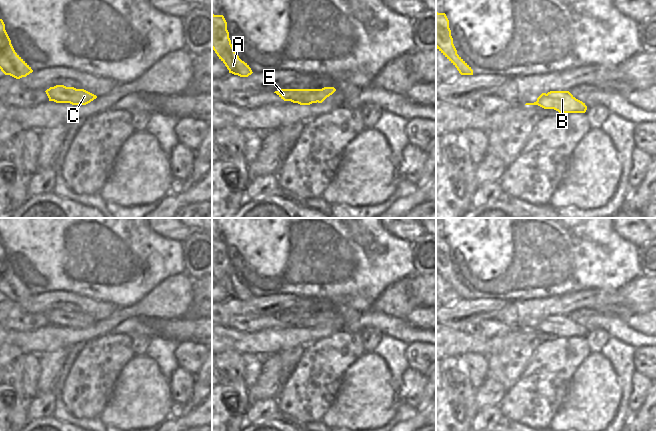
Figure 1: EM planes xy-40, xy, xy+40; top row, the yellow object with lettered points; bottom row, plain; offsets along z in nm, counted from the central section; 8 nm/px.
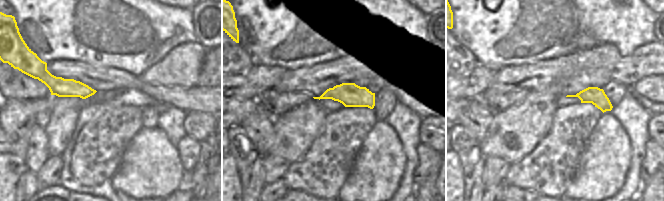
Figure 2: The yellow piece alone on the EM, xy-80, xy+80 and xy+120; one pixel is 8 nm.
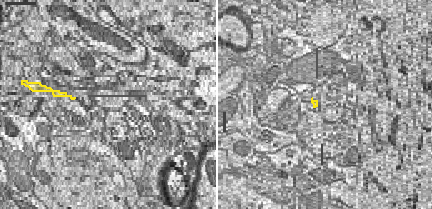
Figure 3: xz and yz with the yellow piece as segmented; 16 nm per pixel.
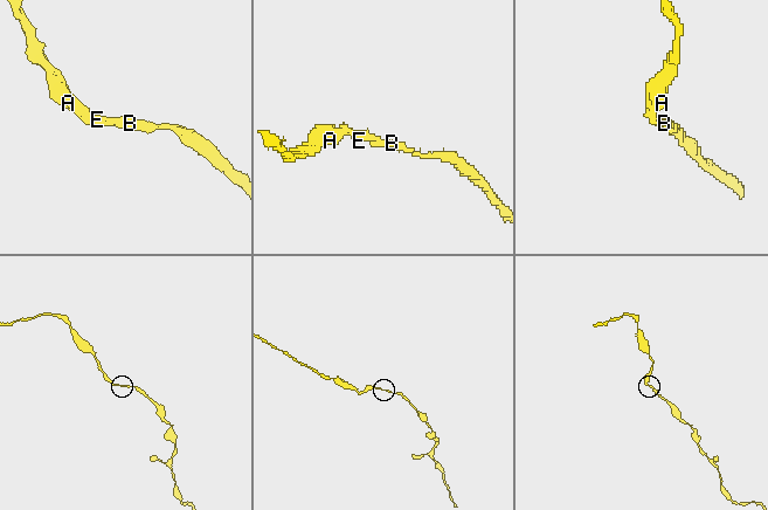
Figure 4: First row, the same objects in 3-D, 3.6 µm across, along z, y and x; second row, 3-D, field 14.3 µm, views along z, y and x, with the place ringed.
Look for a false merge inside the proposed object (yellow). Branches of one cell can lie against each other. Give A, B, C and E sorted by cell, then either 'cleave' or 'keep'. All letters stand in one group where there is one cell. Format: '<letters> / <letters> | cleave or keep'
A B C E | keep

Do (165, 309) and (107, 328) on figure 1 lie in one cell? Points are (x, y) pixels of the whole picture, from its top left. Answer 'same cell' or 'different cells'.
same cell

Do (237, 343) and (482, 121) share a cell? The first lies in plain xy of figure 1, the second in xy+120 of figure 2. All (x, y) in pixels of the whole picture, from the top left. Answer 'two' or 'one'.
two

